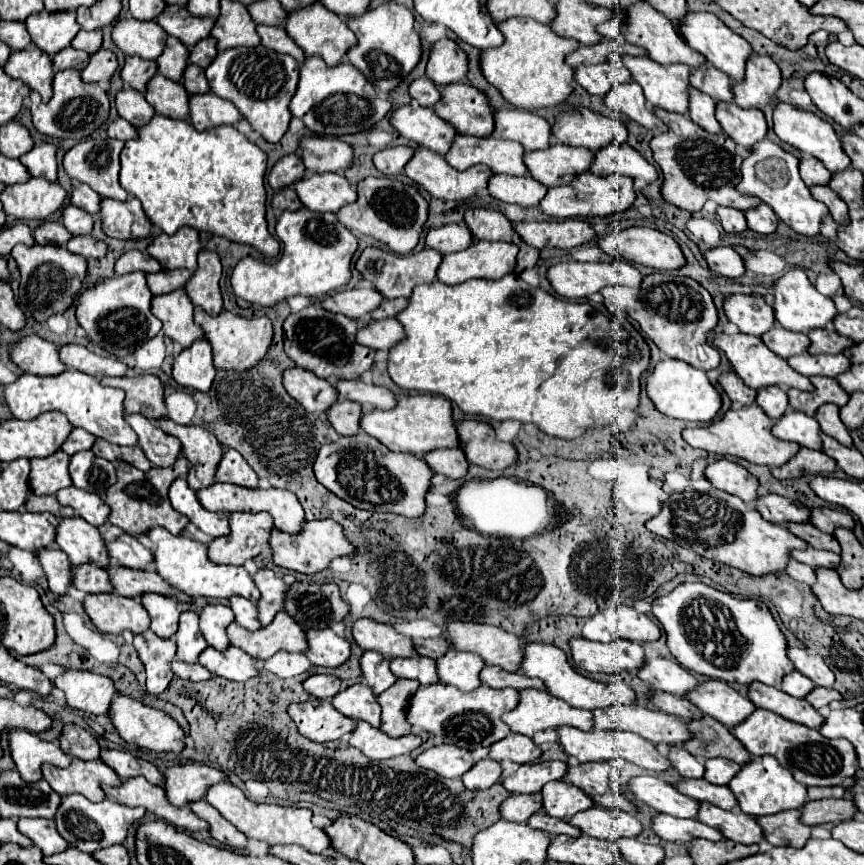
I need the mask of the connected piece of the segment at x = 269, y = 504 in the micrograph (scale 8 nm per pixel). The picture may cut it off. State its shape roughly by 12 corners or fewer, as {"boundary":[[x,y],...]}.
{"boundary":[[222,484],[198,490],[212,512],[270,512],[276,528],[302,532],[302,504],[288,490]]}

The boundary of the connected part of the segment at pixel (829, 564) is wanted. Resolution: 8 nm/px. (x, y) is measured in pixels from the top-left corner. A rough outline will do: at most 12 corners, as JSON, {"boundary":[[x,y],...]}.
{"boundary":[[792,550],[792,558],[808,566],[838,566],[838,554],[828,550]]}

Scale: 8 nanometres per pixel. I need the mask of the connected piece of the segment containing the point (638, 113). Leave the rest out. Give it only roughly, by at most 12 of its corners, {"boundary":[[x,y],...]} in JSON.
{"boundary":[[636,82],[616,84],[604,102],[654,134],[668,126],[652,114]]}

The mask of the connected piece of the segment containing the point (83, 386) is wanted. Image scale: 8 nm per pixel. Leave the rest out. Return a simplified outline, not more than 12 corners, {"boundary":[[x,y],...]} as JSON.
{"boundary":[[66,370],[4,386],[10,412],[58,410],[76,428],[136,446],[124,390]]}

